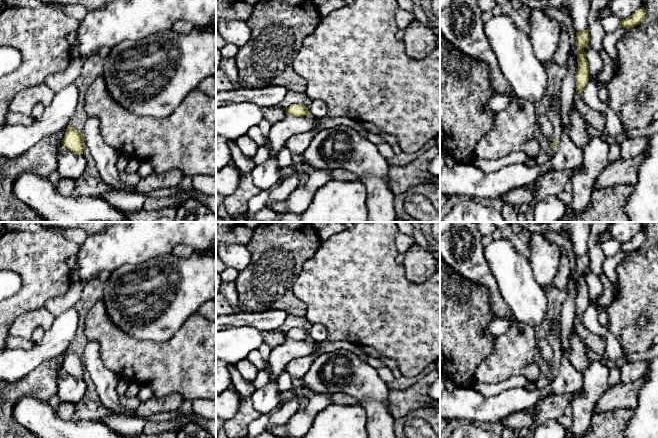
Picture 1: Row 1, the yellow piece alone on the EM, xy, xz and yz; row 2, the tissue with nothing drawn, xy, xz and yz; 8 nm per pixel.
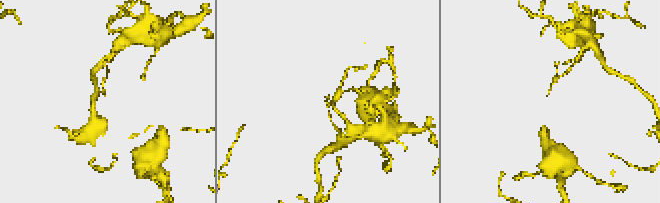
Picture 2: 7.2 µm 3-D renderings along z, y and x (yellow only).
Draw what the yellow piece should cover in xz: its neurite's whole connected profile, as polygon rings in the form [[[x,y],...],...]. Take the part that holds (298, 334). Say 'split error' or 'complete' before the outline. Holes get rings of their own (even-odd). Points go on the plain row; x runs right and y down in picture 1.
complete | [[[293,328],[286,333],[286,337],[296,341],[309,339],[308,331],[302,328]]]

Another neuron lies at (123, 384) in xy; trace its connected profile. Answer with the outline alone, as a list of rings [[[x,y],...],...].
[[[119,378],[119,381],[118,381],[117,386],[116,386],[116,391],[117,391],[119,396],[123,396],[125,394],[125,392],[127,391],[130,383],[131,382],[129,382],[126,379]]]

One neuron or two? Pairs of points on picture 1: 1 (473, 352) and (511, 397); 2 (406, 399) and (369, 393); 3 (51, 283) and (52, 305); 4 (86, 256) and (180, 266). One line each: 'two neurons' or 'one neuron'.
1: two neurons
2: two neurons
3: two neurons
4: two neurons

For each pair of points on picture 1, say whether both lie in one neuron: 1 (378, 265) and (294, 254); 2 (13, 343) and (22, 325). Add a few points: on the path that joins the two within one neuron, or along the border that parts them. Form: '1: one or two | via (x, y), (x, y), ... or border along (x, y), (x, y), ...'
1: two | border along (321, 242), (318, 250), (304, 263), (298, 275)
2: two | border along (10, 335), (22, 337), (26, 340)

